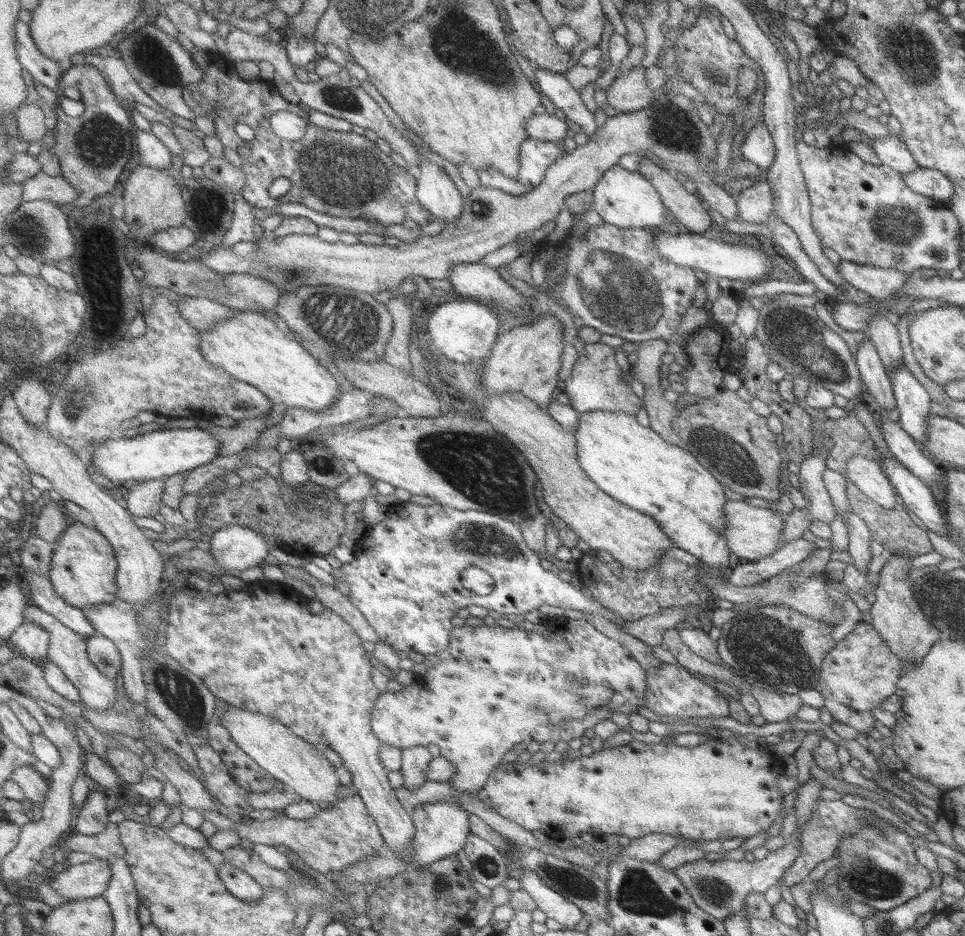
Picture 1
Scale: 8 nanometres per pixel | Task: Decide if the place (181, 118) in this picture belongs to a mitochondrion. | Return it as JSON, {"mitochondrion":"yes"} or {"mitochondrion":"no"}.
{"mitochondrion":"no"}

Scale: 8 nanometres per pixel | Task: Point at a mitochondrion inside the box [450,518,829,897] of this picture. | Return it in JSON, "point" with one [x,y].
{"point":[762,646]}

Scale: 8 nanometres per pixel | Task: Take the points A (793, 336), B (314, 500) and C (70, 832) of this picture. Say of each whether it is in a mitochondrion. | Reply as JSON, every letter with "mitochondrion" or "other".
{"A":"mitochondrion","B":"mitochondrion","C":"other"}

